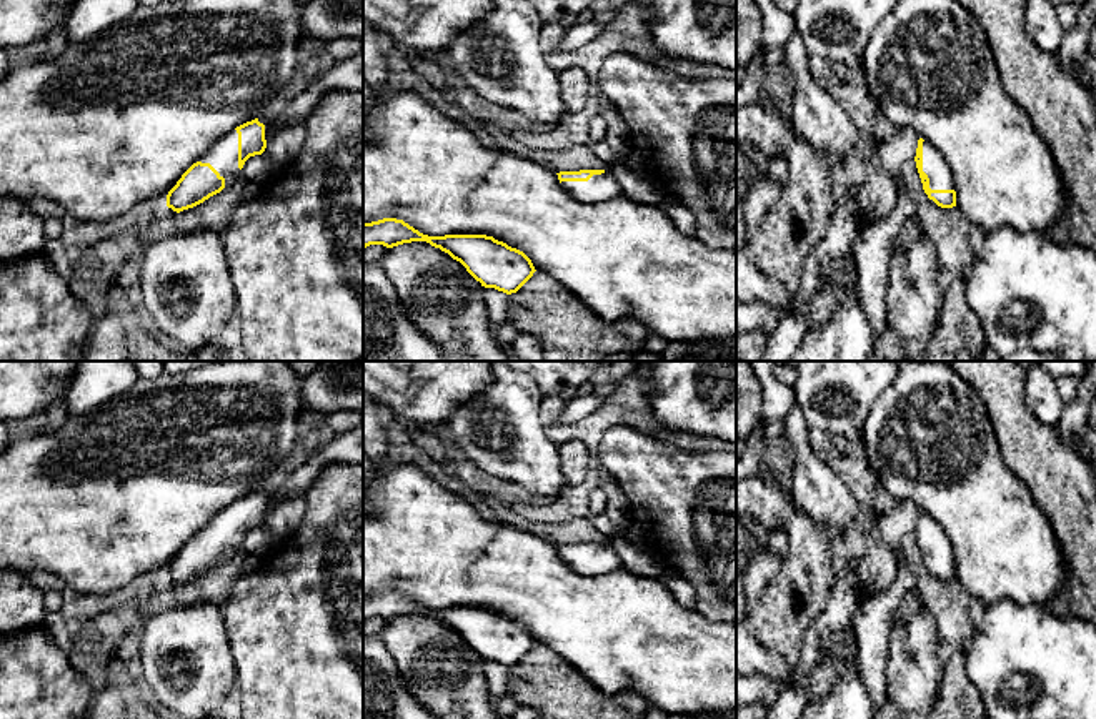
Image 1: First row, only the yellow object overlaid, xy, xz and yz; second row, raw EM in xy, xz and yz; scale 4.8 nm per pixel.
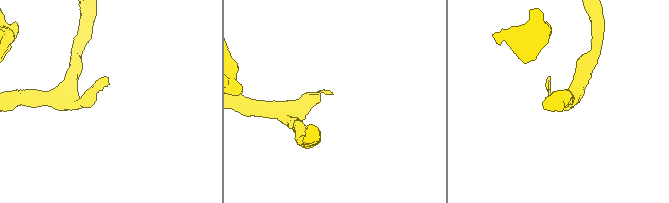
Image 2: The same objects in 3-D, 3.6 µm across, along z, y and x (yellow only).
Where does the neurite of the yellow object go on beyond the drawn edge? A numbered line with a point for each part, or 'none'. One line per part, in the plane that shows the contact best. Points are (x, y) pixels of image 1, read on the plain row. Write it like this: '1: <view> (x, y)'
1: yz (935, 538)

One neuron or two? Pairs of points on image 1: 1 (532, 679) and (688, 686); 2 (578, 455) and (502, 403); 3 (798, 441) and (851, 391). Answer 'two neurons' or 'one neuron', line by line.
1: two neurons
2: two neurons
3: two neurons

